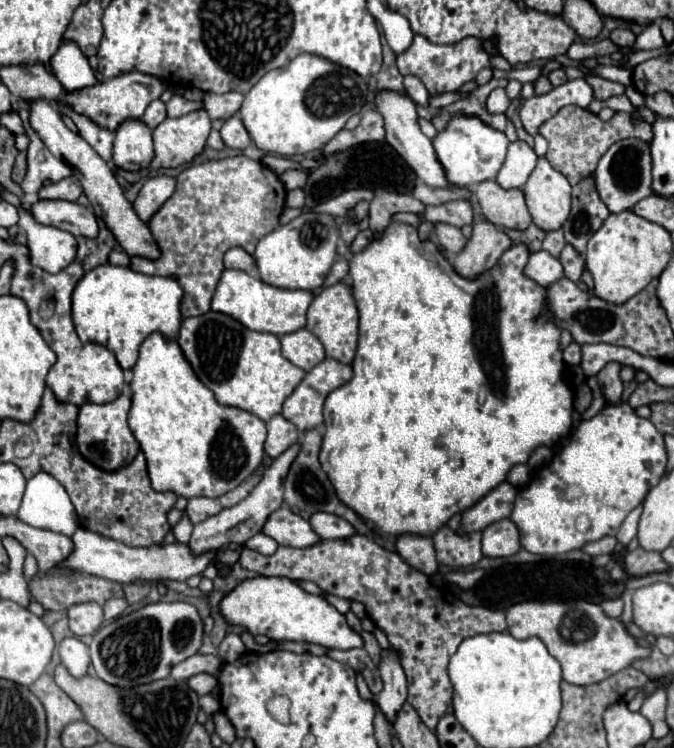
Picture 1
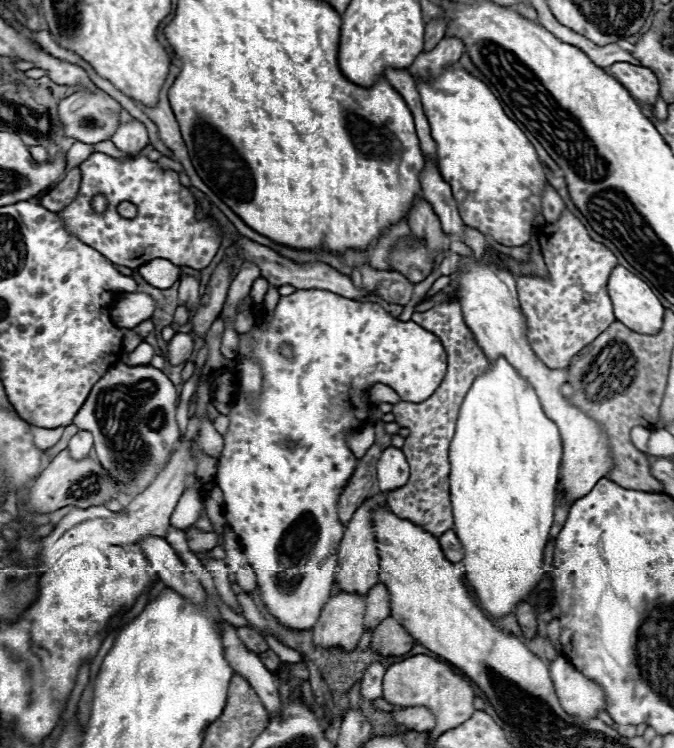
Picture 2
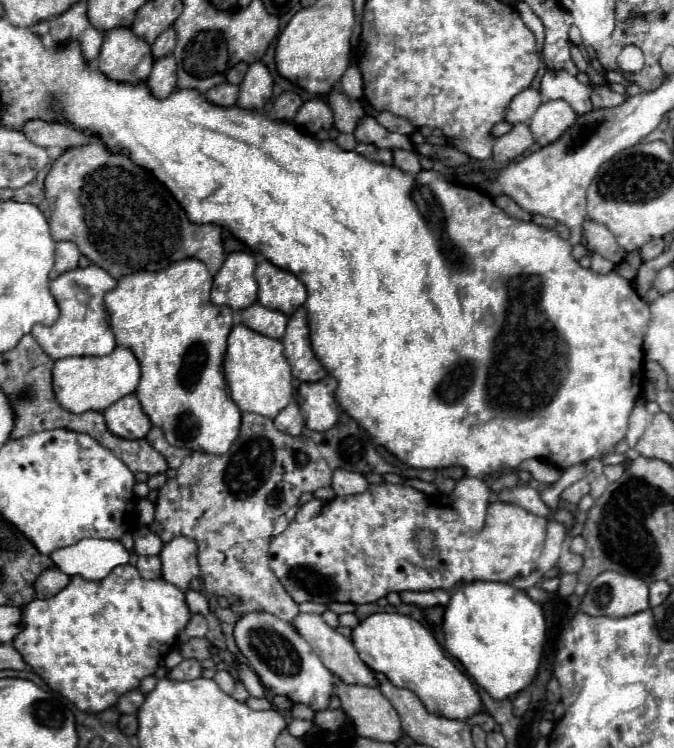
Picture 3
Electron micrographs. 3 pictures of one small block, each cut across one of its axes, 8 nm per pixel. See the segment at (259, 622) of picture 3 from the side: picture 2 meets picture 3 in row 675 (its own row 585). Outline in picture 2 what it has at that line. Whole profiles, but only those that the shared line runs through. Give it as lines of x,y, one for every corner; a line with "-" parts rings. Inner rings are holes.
296,290
294,294
280,298
280,302
274,308
274,312
266,314
262,318
262,322
258,322
248,334
240,336
240,356
254,356
260,362
260,366
264,370
264,386
262,386
260,398
256,400
258,412
252,410
252,406
246,402
246,396
242,392
236,396
236,402
232,404
232,410
228,414
230,428
228,428
228,432
224,436
224,450
222,450
222,456
218,460
216,484
224,492
226,520
230,522
234,534
240,538
240,542
244,546
246,560
252,566
252,570
256,572
260,600
264,602
266,610
270,612
270,616
274,616
282,626
286,626
290,630
310,630
316,624
316,618
320,616
320,610
324,608
324,604
332,596
334,572
336,572
336,566
338,566
336,550
338,550
338,544
340,544
342,534
344,534
344,524
338,522
336,504
338,504
340,490
346,486
348,478
352,476
352,472
356,468
356,456
346,446
344,436
348,432
356,432
360,426
366,424
368,406
370,406
368,390
374,384
378,384
378,382
394,388
404,402
424,402
424,398
428,398
436,390
436,386
440,386
440,382
442,382
442,378
446,374
446,352
444,352
440,340
432,332
424,330
422,326
418,326
414,322
400,322
400,320
392,318
386,310
382,310
374,302
356,302
356,300
342,298
342,296
338,296
334,292
328,292
328,290
-
250,340
256,340
254,348
248,346
-
284,342
292,344
292,348
294,348
294,358
292,360
286,360
286,358
280,356
280,344
284,344
-
290,440
294,442
294,448
288,446

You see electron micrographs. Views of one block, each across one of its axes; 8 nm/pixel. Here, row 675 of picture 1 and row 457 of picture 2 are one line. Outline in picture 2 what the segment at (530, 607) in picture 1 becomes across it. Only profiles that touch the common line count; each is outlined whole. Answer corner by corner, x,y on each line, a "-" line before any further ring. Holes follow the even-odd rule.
468,258
466,262
460,262
458,266
458,302
464,312
464,320
468,328
472,330
478,346
484,350
486,358
494,362
496,358
504,356
508,362
516,368
516,372
536,390
540,396
542,410
556,422
562,434
564,442
564,456
560,464
560,480
558,480
558,492
564,496
568,504
576,502
584,494
588,494
596,482
604,476
608,476
608,470
616,466
612,462
612,450
608,442
608,434
604,426
590,416
586,416
582,410
572,406
560,392
560,388
568,382
568,370
554,370
548,368
532,350
526,334
524,334
524,314
520,310
518,294
516,294
516,280
508,270
500,270
494,264
480,264
474,262
474,258

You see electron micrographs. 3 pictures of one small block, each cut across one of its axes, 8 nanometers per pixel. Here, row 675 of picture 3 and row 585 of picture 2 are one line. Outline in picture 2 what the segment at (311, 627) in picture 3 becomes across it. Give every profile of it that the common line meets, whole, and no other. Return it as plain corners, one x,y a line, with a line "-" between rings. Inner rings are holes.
376,494
372,498
368,498
352,516
352,520
346,524
344,536
340,540
338,546
338,568
334,574
334,584
340,592
346,594
360,594
364,596
376,582
378,582
378,568
380,568
380,558
378,558
378,548
376,548
376,540
374,540
374,532
372,532
372,520
370,514
374,508
378,506
386,506
386,496
384,494

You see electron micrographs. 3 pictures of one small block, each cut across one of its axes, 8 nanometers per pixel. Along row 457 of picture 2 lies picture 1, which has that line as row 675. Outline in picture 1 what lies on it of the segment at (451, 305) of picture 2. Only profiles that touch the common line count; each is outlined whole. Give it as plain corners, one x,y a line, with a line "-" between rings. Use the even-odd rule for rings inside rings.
362,534
342,540
322,540
308,548
278,546
272,556
242,548
240,566
262,576
310,580
326,594
362,602
372,622
386,632
392,650
400,654
400,664
408,678
408,704
416,708
418,716
432,732
436,732
438,720
452,712
452,684
446,668
460,642
476,634
506,630
504,612
484,606
468,606
454,594
450,600
442,588
438,588
436,596
436,586
424,578
424,574
412,570
412,566
398,558
396,552
384,550

